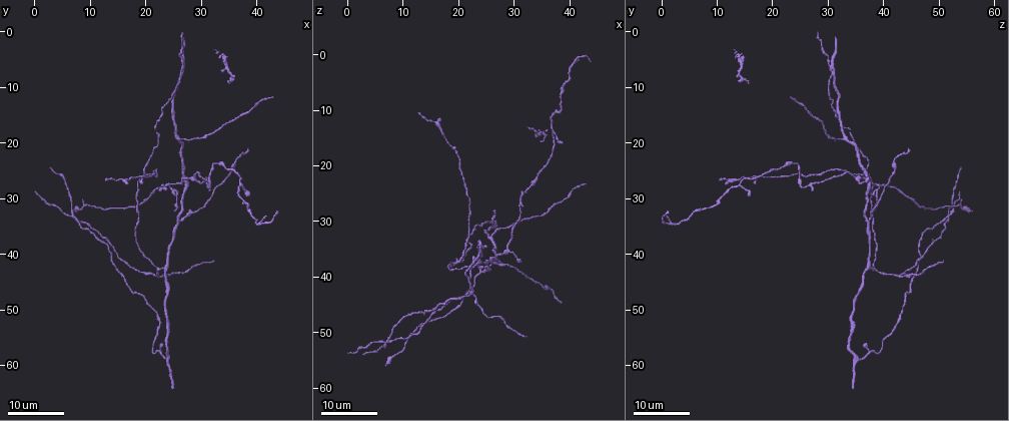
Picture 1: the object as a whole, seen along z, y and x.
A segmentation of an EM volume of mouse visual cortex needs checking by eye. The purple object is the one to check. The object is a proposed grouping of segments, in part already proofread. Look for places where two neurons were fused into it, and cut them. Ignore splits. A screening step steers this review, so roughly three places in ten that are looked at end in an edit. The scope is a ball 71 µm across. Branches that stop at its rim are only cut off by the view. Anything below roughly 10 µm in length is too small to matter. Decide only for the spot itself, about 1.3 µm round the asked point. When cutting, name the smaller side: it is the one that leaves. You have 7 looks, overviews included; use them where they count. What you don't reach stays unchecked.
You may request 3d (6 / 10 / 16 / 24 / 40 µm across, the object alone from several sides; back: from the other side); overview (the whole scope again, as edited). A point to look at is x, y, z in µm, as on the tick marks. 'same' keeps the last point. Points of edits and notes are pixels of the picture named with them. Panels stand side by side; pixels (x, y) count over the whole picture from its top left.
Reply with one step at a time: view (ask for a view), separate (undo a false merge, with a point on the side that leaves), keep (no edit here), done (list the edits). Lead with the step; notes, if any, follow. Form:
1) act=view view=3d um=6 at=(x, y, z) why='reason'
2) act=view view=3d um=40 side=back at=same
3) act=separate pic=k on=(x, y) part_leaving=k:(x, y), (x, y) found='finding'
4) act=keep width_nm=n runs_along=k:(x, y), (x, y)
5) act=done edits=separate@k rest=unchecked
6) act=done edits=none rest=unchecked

act=view view=3d um=16 at=(26.5, 26.0, 37.0) why='three arms meet'

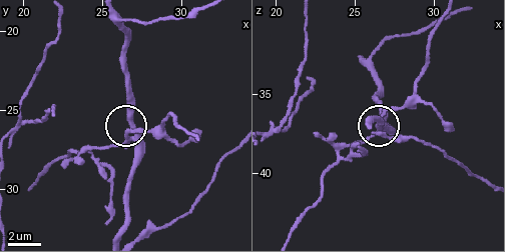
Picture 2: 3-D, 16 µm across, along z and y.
act=view view=3d um=10 at=same why='zoom in'

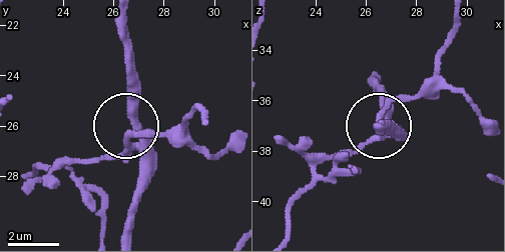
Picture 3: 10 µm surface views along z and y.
act=separate pic=3 on=(104, 159) part_leaving=3:(136, 141), (128, 139), (181, 130), (196, 109), (205, 118) found='a second neuron is stuck on'

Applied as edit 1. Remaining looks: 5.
act=view view=overview

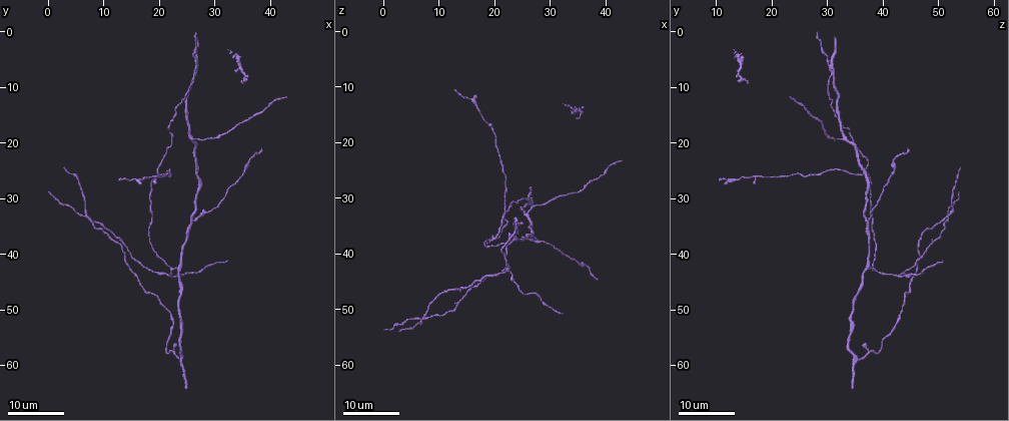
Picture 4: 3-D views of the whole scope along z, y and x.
act=view view=3d um=16 at=(22.5, 42.5, 38.0)

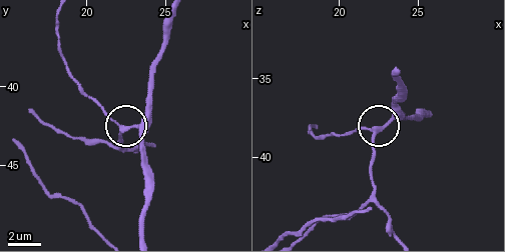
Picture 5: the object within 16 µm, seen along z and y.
act=view view=3d um=10 at=(22.2, 42.6, 38.5)

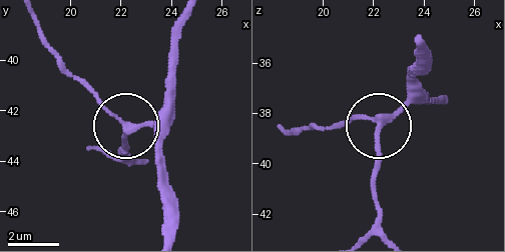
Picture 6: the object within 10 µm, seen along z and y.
act=view view=3d um=10 side=back at=(22.2, 42.8, 38.4)

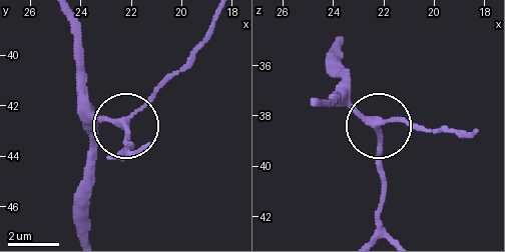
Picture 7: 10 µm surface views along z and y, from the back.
act=keep runs_along=7:(313, 101), (341, 103), (378, 122), (380, 178) found='one neuron here'

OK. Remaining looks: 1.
act=done edits=separate@3 rest=unchecked

